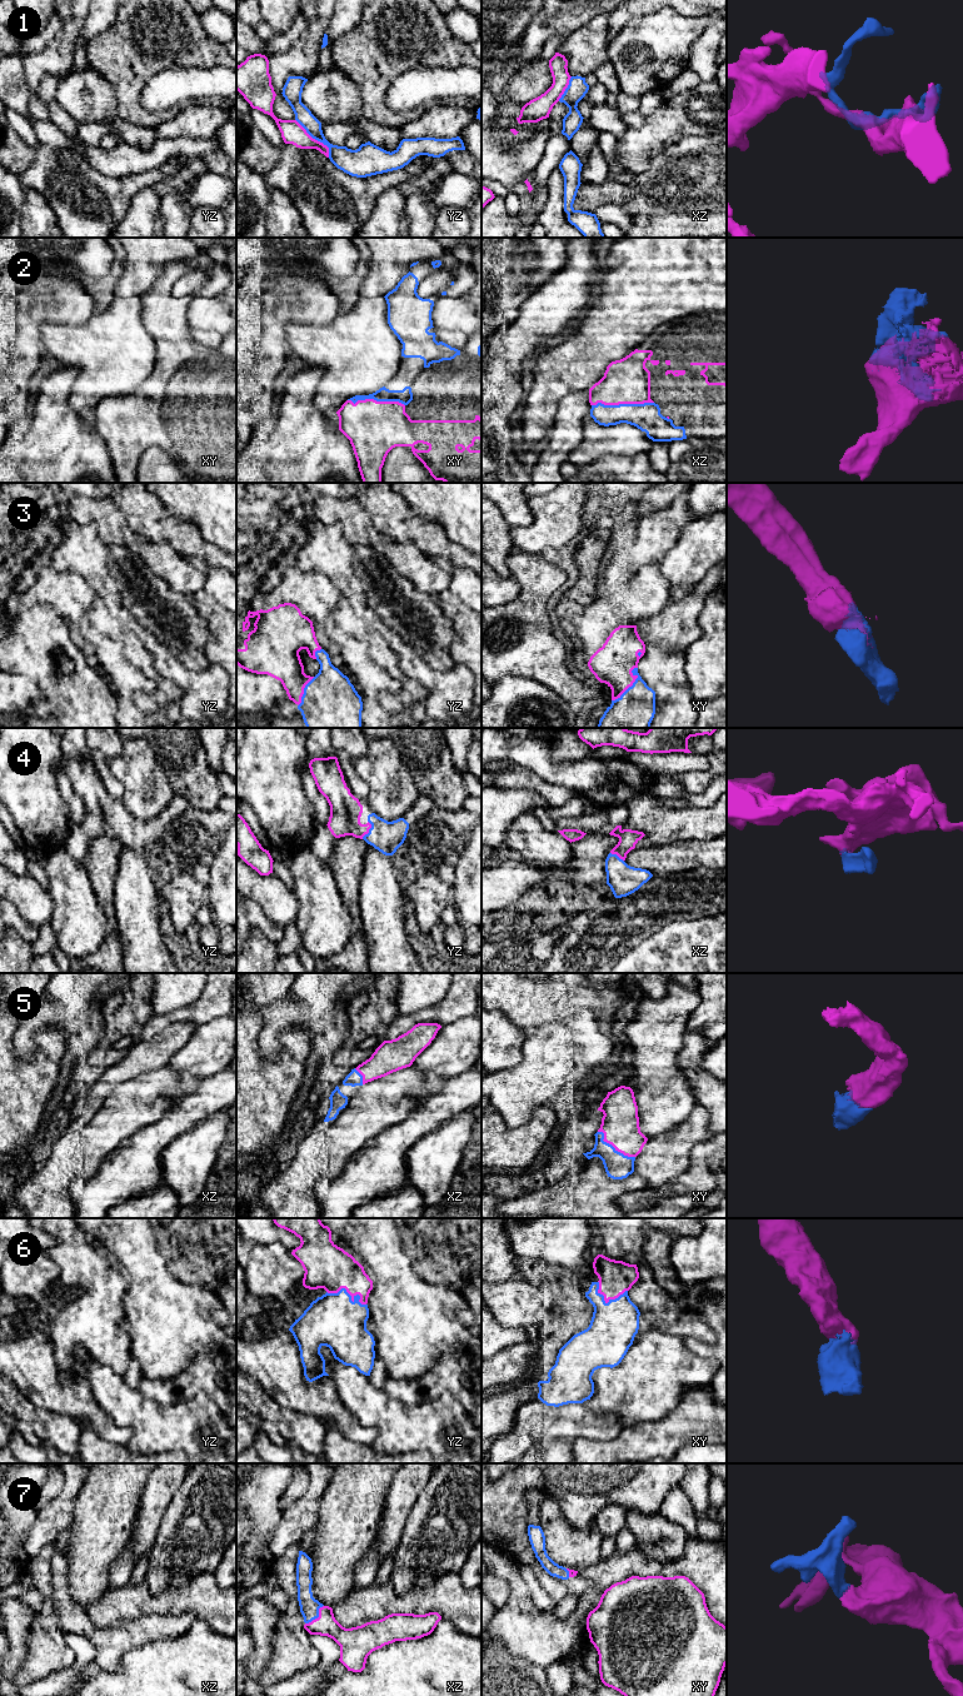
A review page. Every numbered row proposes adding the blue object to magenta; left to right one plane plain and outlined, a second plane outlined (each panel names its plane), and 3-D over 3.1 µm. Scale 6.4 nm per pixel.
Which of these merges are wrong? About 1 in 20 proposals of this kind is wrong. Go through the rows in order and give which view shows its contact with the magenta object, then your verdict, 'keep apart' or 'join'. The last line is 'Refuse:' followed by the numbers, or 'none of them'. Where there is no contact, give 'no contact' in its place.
1: yz | join
2: xz | join
3: xy | join
4: yz | join
5: xy | join
6: yz | join
7: xz | join
Refuse: none of them

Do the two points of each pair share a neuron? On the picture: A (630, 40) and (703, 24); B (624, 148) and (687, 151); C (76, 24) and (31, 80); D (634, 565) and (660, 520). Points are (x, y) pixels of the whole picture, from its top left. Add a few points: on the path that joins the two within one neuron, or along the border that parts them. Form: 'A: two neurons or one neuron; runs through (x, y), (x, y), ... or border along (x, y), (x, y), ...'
A: one neuron; runs through (648, 40), (662, 40), (668, 35), (685, 30)
B: two neurons; border along (685, 136), (663, 146), (640, 173)
C: one neuron; runs through (66, 38), (63, 46), (43, 66)
D: one neuron; runs through (640, 554), (654, 540), (658, 532)

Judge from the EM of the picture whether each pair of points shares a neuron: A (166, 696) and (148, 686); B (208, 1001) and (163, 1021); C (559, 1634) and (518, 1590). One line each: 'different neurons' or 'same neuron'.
A: different neurons
B: same neuron
C: same neuron

